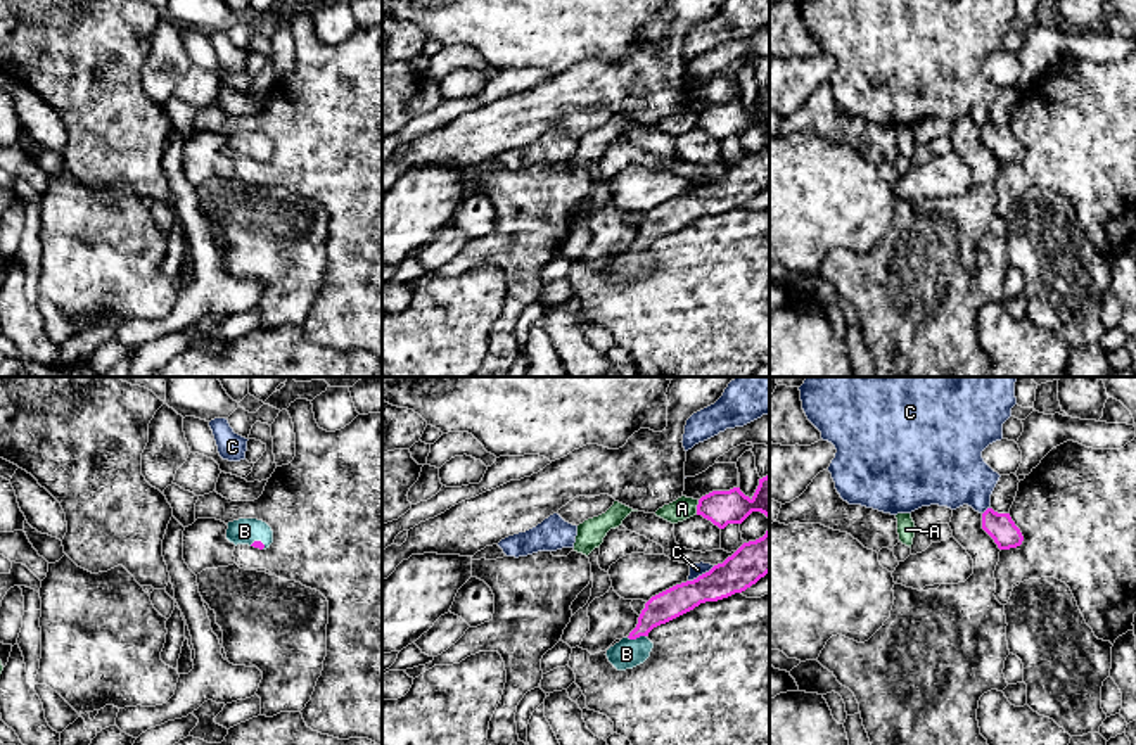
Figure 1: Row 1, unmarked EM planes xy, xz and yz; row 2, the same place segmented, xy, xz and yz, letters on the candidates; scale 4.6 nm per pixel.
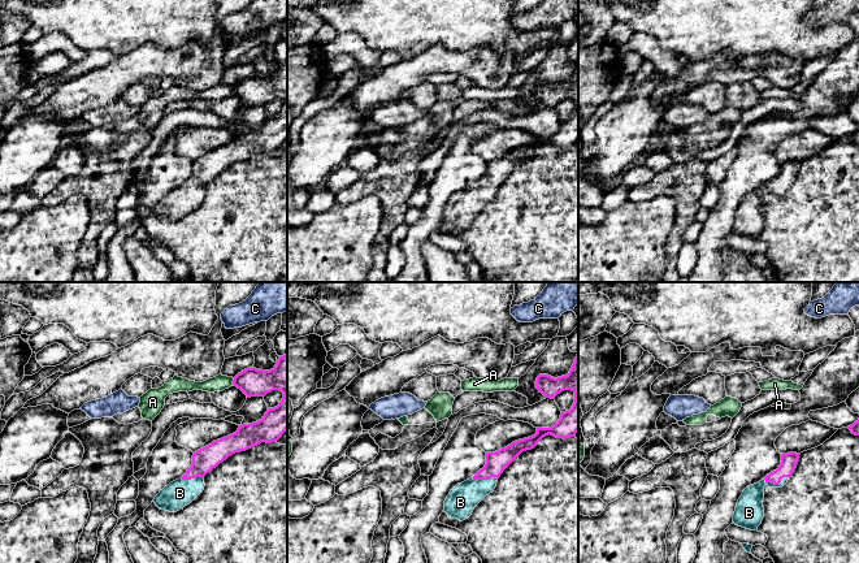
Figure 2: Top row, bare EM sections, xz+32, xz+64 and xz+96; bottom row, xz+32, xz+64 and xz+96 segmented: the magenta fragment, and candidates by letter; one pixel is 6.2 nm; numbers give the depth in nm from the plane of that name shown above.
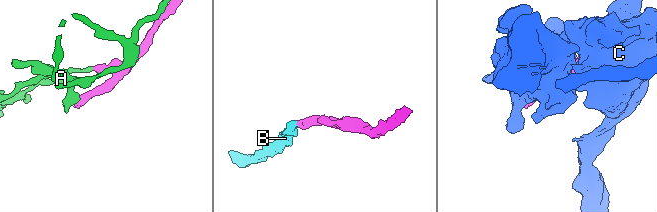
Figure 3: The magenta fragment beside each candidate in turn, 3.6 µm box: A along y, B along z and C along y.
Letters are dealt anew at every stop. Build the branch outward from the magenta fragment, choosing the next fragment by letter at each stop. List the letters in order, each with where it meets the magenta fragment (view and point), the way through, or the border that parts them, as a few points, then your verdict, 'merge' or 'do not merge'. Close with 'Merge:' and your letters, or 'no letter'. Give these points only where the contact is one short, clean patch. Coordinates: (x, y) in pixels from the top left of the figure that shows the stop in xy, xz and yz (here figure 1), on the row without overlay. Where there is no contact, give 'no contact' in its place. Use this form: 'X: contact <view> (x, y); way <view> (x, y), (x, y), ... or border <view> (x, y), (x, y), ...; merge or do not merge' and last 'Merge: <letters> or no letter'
A: contact xz (697, 120); border xz (699, 113), (695, 127); do not merge
B: contact xz (637, 249); way xz (676, 213), (666, 218), (637, 249), (626, 267); merge
C: contact xz (702, 187); do not merge
Merge: B

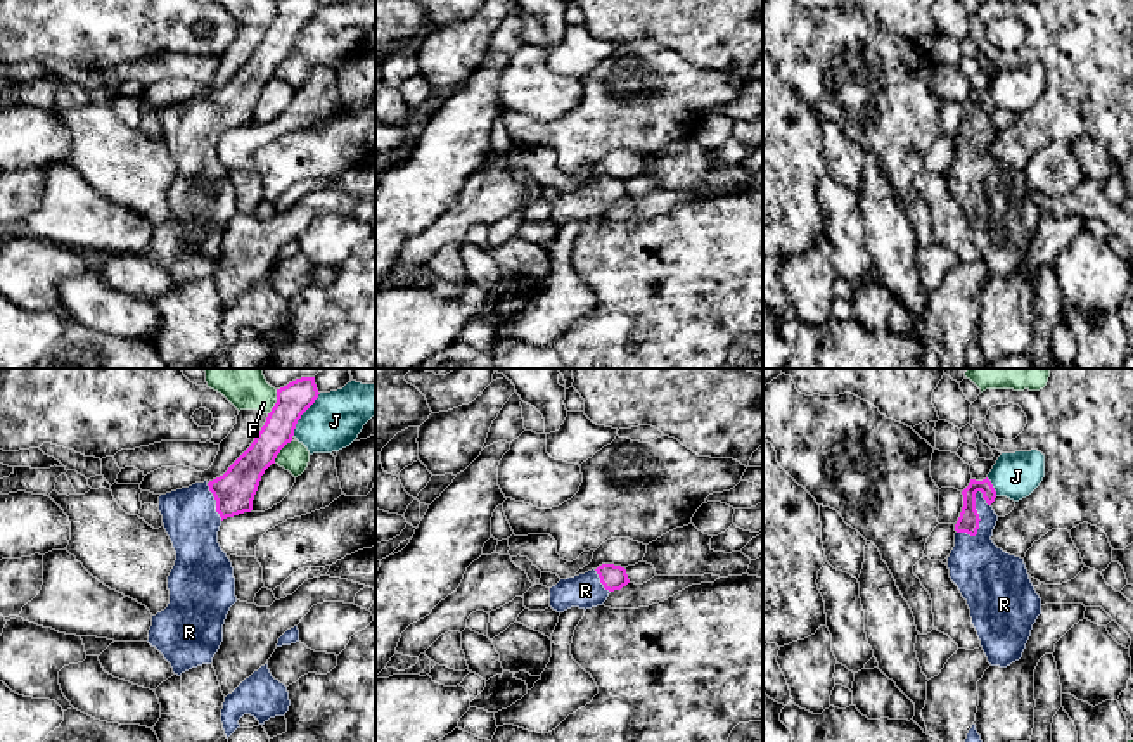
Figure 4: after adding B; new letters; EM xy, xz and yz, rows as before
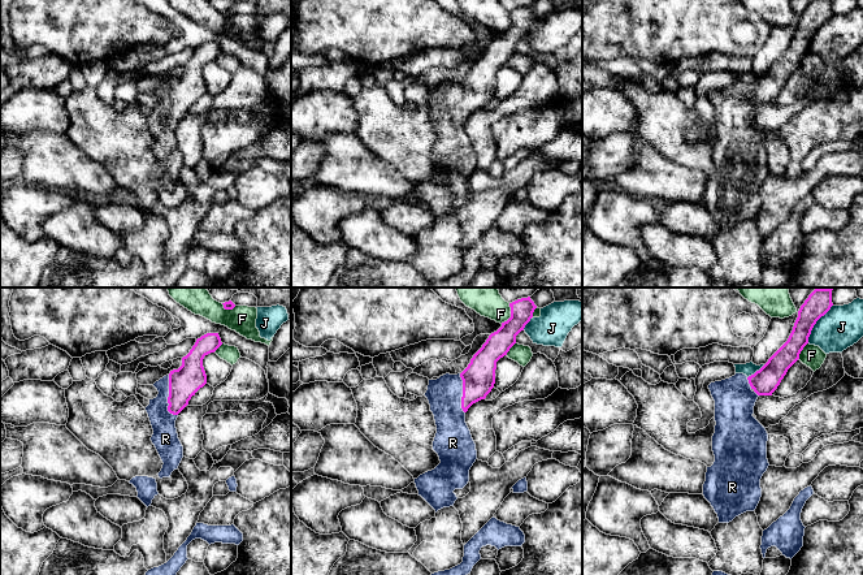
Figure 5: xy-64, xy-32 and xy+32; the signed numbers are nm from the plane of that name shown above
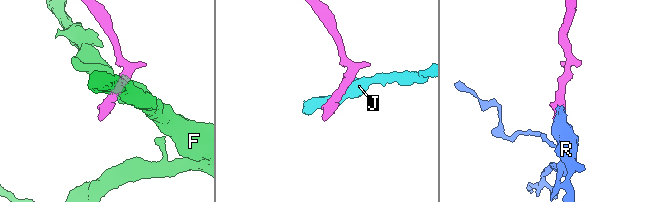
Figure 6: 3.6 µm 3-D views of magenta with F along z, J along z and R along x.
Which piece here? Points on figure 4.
F: contact xy (277, 14); border xy (277, 2), (277, 12), (268, 26); do not merge
J: contact xy (303, 25); do not merge
R: contact yz (979, 132); way yz (969, 132), (979, 132), (979, 177), (983, 185); merge
Merge: R

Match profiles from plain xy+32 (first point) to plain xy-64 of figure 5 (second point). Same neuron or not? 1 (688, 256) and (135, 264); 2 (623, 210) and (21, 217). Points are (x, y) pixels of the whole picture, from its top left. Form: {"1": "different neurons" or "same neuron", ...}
{"1": "different neurons", "2": "same neuron"}

